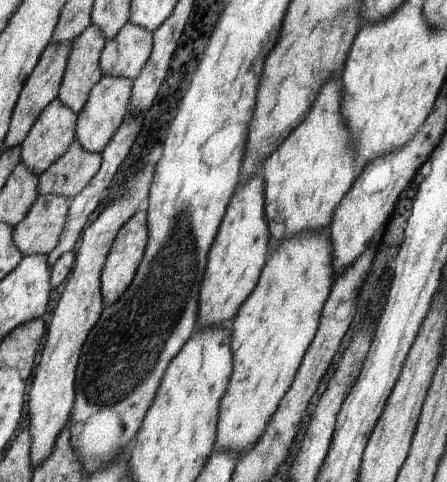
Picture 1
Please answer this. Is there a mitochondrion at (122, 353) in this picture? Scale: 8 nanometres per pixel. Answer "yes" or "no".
yes

